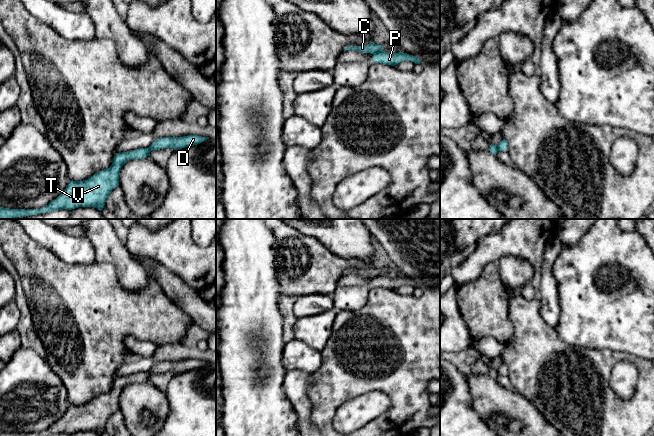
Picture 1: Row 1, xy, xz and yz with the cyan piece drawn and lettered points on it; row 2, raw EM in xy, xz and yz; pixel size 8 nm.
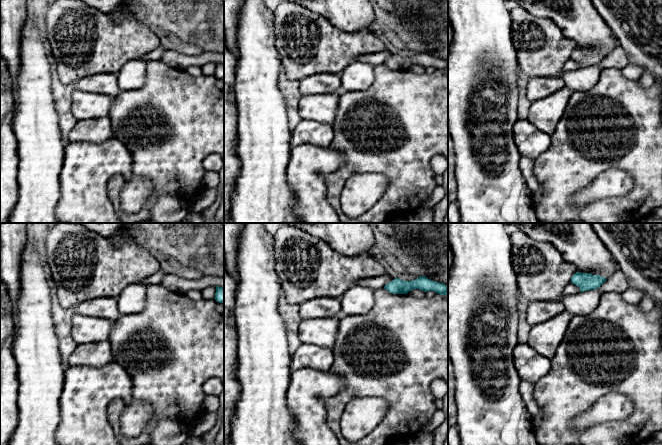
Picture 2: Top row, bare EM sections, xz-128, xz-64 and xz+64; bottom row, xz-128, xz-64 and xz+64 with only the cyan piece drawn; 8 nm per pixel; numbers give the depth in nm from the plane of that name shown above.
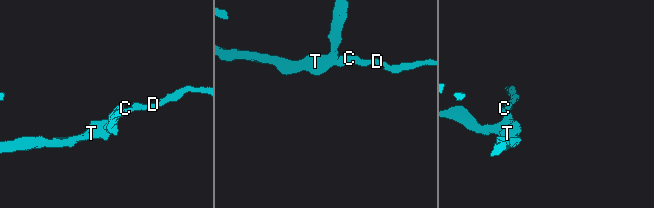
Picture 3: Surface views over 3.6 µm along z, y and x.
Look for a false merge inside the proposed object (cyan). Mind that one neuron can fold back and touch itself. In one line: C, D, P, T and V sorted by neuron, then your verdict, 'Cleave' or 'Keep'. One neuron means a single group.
Groups: C T V / D P. Cleave

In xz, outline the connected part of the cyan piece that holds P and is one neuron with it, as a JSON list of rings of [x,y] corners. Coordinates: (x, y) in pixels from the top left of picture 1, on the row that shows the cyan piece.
[[[382,50],[373,55],[372,61],[376,63],[391,65],[391,66],[395,66],[396,64],[402,61],[412,61],[415,64],[420,64],[420,59],[413,55],[409,55],[403,52],[390,54]]]

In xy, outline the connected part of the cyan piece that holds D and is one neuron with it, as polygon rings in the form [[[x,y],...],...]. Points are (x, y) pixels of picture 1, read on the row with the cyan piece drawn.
[[[188,135],[183,137],[164,137],[154,141],[151,144],[150,148],[151,150],[160,150],[165,148],[172,148],[173,150],[178,150],[200,144],[207,139],[209,138],[196,135]]]

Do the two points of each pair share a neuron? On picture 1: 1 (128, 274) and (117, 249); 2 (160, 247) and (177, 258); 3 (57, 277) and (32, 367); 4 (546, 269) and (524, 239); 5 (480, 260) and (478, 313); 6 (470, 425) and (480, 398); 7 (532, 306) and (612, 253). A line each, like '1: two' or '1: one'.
1: one
2: one
3: two
4: two
5: two
6: two
7: two

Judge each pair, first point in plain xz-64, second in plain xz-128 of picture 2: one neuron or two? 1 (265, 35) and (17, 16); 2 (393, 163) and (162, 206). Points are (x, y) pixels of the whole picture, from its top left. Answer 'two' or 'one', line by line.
1: two
2: two

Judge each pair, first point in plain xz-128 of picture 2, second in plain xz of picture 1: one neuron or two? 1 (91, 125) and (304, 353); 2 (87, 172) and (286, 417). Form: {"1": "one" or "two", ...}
{"1": "one", "2": "two"}

